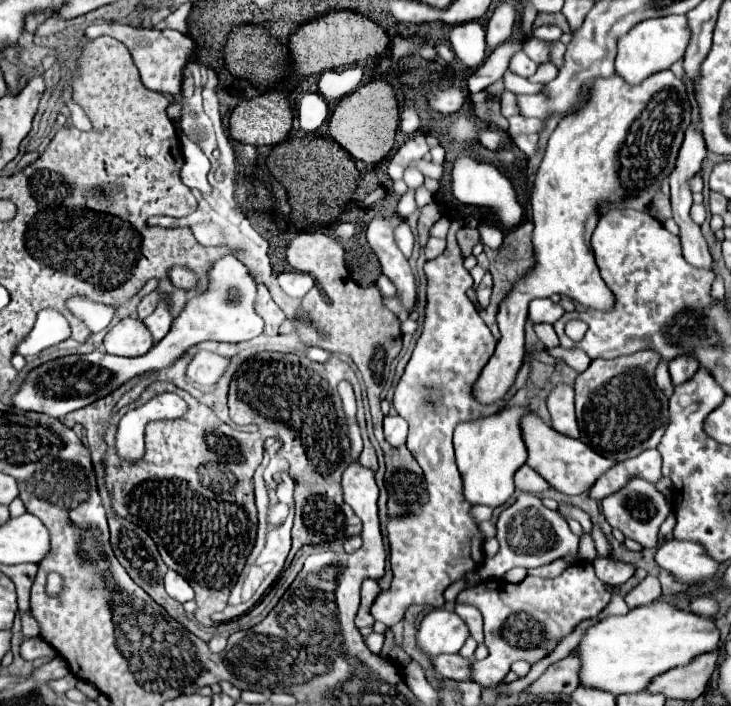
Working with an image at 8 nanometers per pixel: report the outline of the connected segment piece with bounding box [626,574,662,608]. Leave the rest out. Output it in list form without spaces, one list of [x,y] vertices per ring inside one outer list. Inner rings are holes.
[[[646,576],[644,580],[630,592],[630,596],[626,596],[626,604],[628,608],[636,608],[636,606],[644,606],[656,598],[660,598],[662,590],[660,590],[660,582],[654,576]]]

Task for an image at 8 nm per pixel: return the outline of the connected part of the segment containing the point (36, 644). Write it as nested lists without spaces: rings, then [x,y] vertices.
[[[28,638],[28,640],[24,640],[22,646],[20,646],[20,656],[22,656],[24,660],[36,660],[36,658],[42,658],[42,656],[54,658],[56,652],[54,652],[54,648],[52,648],[48,642],[36,640],[36,638]]]

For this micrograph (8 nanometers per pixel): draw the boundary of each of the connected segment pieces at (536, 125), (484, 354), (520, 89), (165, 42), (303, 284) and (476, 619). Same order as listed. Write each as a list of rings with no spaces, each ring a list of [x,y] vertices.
[[[512,116],[510,120],[508,134],[518,136],[518,134],[540,134],[544,130],[544,122],[538,118],[526,118],[526,116]]]
[[[458,220],[452,222],[448,238],[446,238],[448,240],[446,250],[438,258],[428,260],[424,264],[424,272],[428,276],[428,306],[426,306],[426,318],[424,318],[424,332],[418,338],[418,344],[412,352],[412,358],[406,366],[406,370],[410,370],[410,374],[414,374],[414,378],[412,378],[414,382],[406,382],[406,372],[404,372],[402,380],[398,382],[398,386],[394,390],[394,408],[410,426],[410,432],[406,438],[406,448],[414,454],[420,468],[424,470],[424,476],[428,478],[430,502],[426,506],[422,506],[422,512],[418,512],[418,514],[388,520],[390,564],[392,564],[394,578],[392,578],[390,588],[386,592],[382,592],[372,604],[372,616],[376,620],[384,622],[386,626],[394,626],[396,622],[400,622],[404,618],[404,612],[412,604],[442,608],[444,606],[442,592],[450,584],[454,584],[456,580],[464,578],[468,572],[474,572],[482,564],[482,558],[484,558],[482,532],[470,514],[472,504],[468,504],[462,494],[462,478],[460,478],[460,472],[458,472],[456,460],[454,460],[452,432],[454,432],[454,426],[462,420],[472,420],[472,418],[490,416],[492,412],[498,412],[500,408],[506,406],[508,398],[502,402],[494,402],[494,404],[480,404],[472,396],[472,384],[478,380],[480,370],[486,366],[486,362],[494,354],[496,338],[490,334],[488,326],[484,324],[484,320],[476,312],[474,304],[466,296],[466,290],[472,286],[472,276],[464,268],[464,258],[460,254],[458,242],[456,242],[456,232],[460,226],[462,226],[462,222],[458,222]]]
[[[504,74],[504,88],[514,94],[536,94],[542,84],[530,84],[526,78],[520,78],[516,74]]]
[[[92,24],[86,34],[90,38],[98,38],[98,36],[112,36],[130,50],[142,82],[146,88],[156,90],[156,92],[168,92],[174,102],[168,106],[168,118],[178,122],[180,120],[180,104],[176,102],[176,98],[180,96],[180,84],[182,84],[182,70],[184,66],[190,62],[192,56],[192,40],[180,32],[172,32],[172,30],[156,30],[156,28],[132,28],[126,24]]]
[[[282,272],[278,276],[278,284],[282,286],[282,290],[292,296],[292,298],[302,298],[312,286],[314,286],[314,278],[302,272]]]
[[[456,602],[456,614],[468,624],[470,636],[472,636],[476,642],[482,642],[482,640],[484,640],[484,634],[482,634],[482,614],[480,614],[480,610],[476,610],[476,608],[470,606],[470,604]]]

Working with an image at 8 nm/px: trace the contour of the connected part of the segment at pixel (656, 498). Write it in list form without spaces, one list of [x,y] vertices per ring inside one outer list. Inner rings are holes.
[[[632,478],[622,490],[602,500],[602,512],[606,522],[618,528],[626,538],[636,540],[642,548],[654,548],[658,546],[658,530],[670,514],[670,506],[666,498],[650,482],[644,482],[642,478]]]

